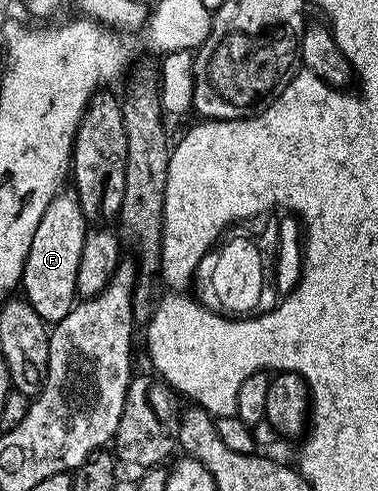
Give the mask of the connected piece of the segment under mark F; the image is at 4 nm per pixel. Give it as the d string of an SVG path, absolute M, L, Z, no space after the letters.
M60 190L45 206L37 230L33 230L33 242L29 246L27 261L23 267L21 292L27 304L41 317L43 323L52 326L69 314L76 303L77 266L81 258L81 246L89 231L79 200L74 191Z

